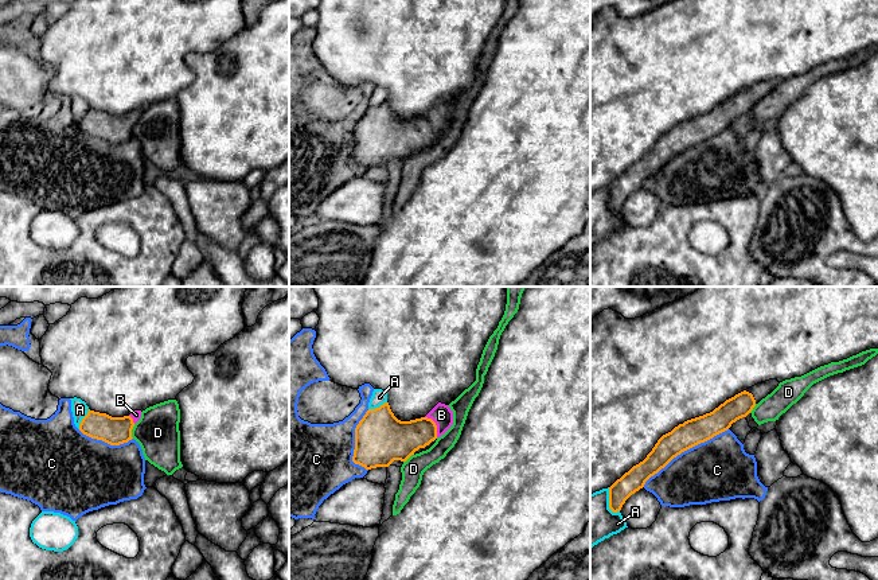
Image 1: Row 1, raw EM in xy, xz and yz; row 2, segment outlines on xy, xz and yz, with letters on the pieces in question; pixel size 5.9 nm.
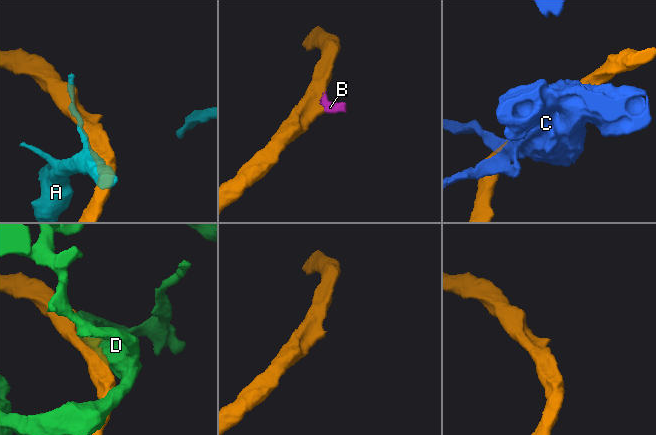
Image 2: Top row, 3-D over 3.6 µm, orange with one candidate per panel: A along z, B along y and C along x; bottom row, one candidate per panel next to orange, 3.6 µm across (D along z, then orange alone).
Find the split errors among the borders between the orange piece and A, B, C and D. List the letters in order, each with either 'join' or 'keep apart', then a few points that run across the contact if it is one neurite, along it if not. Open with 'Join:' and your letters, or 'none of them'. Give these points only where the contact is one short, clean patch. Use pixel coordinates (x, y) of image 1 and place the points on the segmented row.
Join: B
A: keep apart
B: join; line xz (397, 440), (436, 425), (441, 415)
C: keep apart
D: keep apart

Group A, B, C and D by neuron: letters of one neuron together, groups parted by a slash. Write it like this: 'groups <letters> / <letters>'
groups A / B / C / D

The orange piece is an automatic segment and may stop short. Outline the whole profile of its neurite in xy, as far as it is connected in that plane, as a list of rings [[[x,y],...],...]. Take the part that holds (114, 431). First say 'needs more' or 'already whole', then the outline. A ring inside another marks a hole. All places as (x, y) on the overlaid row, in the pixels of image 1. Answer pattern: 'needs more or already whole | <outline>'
needs more | [[[90,410],[82,419],[79,431],[110,445],[120,445],[132,440],[132,429],[140,420],[141,410],[134,410],[129,416],[112,417],[106,413]]]

